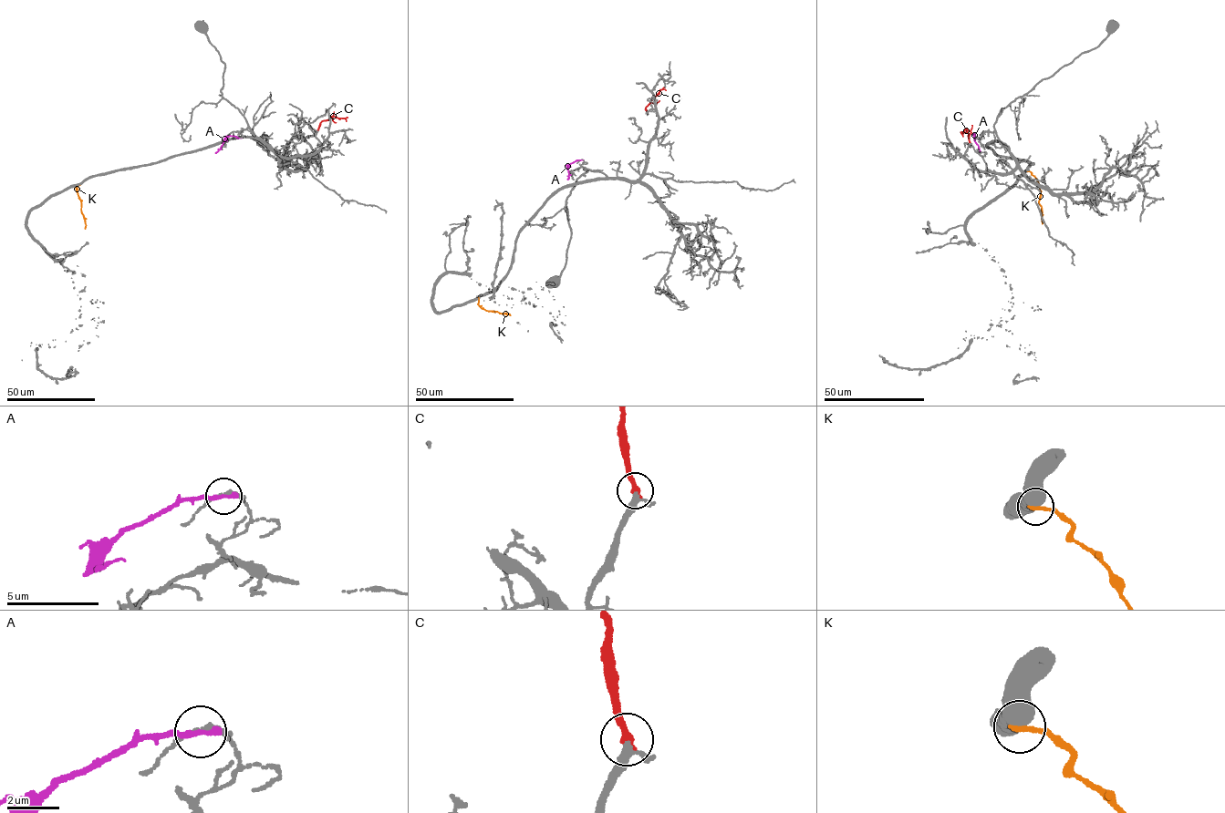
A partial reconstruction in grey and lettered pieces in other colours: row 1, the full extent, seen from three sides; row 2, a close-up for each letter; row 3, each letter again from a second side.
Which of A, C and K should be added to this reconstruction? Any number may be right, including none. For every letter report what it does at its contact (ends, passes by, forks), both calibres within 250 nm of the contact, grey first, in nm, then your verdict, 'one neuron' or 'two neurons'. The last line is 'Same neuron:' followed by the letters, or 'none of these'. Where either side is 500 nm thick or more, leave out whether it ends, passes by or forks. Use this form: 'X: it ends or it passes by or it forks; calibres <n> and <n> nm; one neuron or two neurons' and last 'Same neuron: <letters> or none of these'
A: it ends; calibres 110 and 320 nm; two neurons
C: it ends; calibres 280 and 340 nm; one neuron
K: calibres 600 and 200 nm; two neurons
Same neuron: C

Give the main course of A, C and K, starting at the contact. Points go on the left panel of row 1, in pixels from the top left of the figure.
A: (240, 138), (229, 136), (215, 153)
C: (317, 129), (321, 122), (331, 117), (345, 118), (346, 121)
K: (79, 185), (76, 189), (81, 201), (85, 229)

